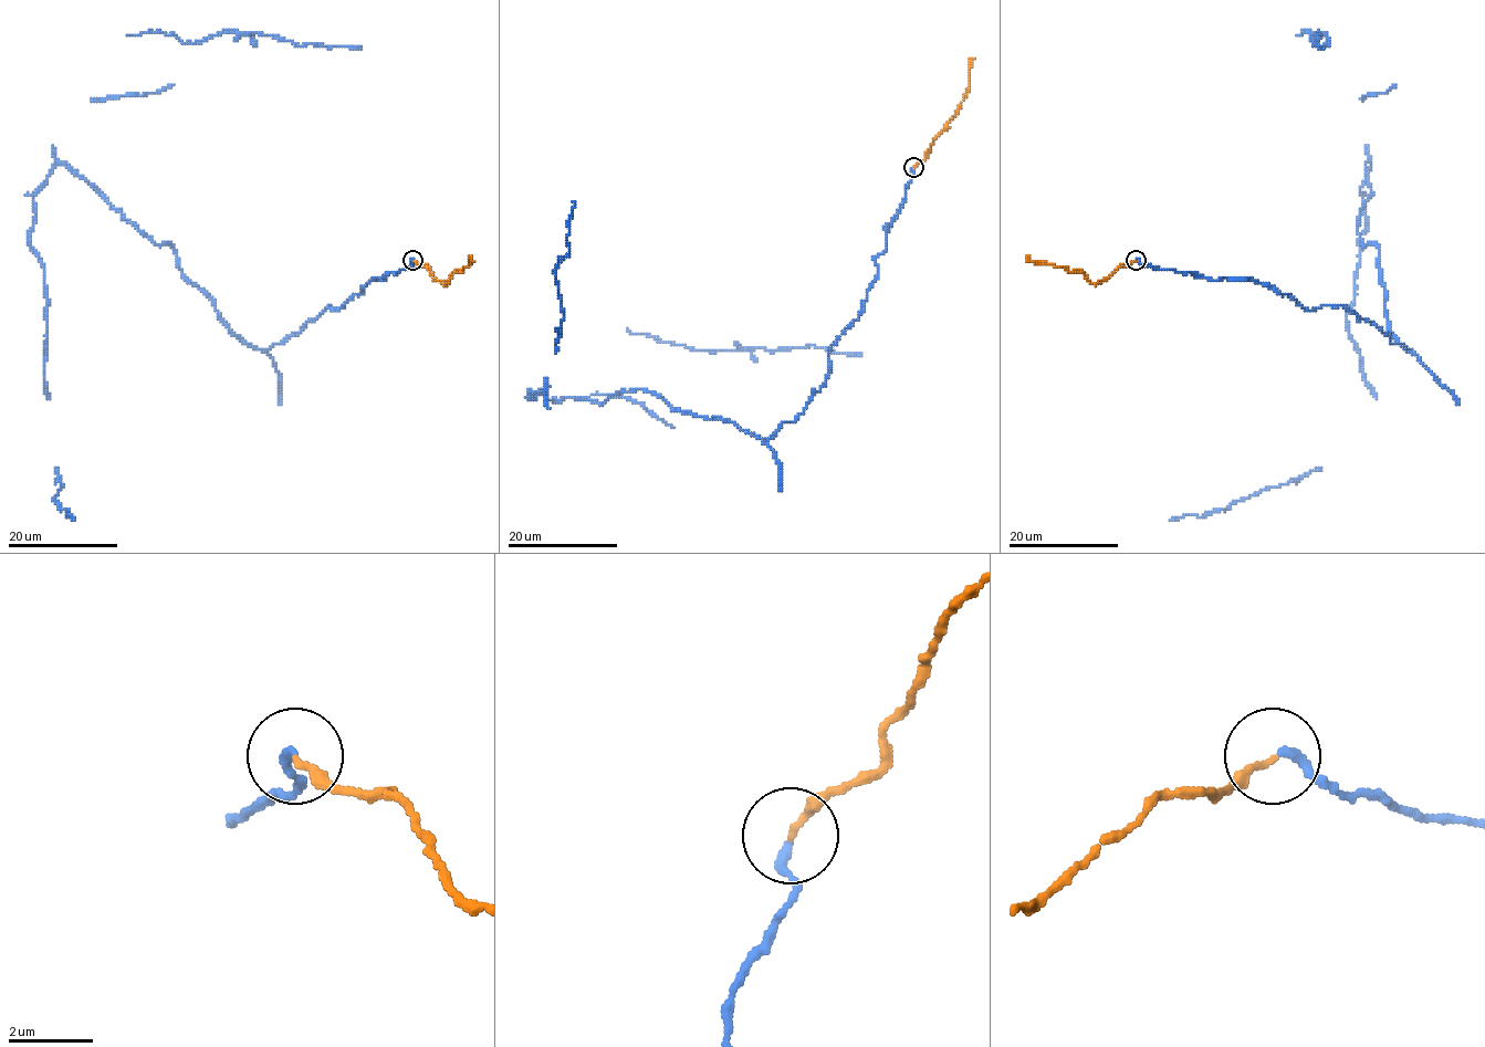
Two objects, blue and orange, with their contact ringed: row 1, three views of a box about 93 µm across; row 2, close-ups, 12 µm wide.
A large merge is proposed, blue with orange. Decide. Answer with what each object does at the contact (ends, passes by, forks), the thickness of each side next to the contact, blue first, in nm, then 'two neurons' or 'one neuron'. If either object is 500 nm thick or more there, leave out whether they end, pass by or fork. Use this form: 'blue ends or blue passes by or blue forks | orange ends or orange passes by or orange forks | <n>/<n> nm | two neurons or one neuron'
blue ends | orange ends | 200/170 nm | one neuron

